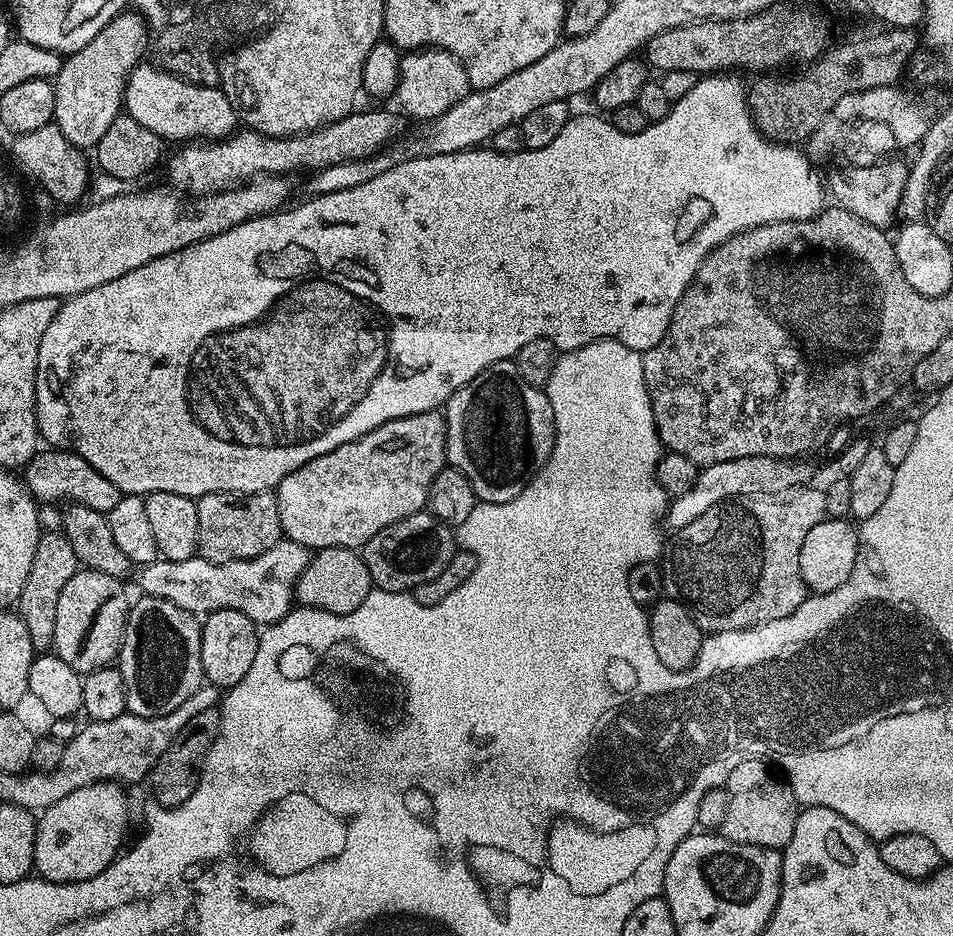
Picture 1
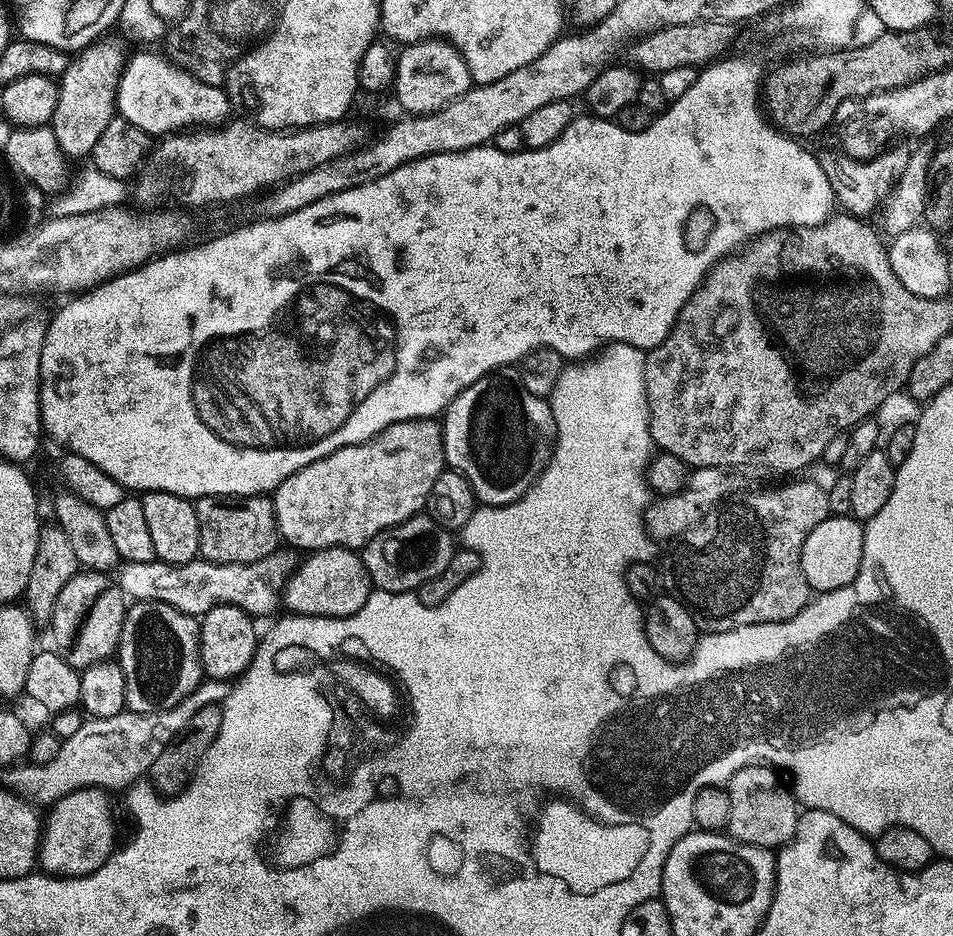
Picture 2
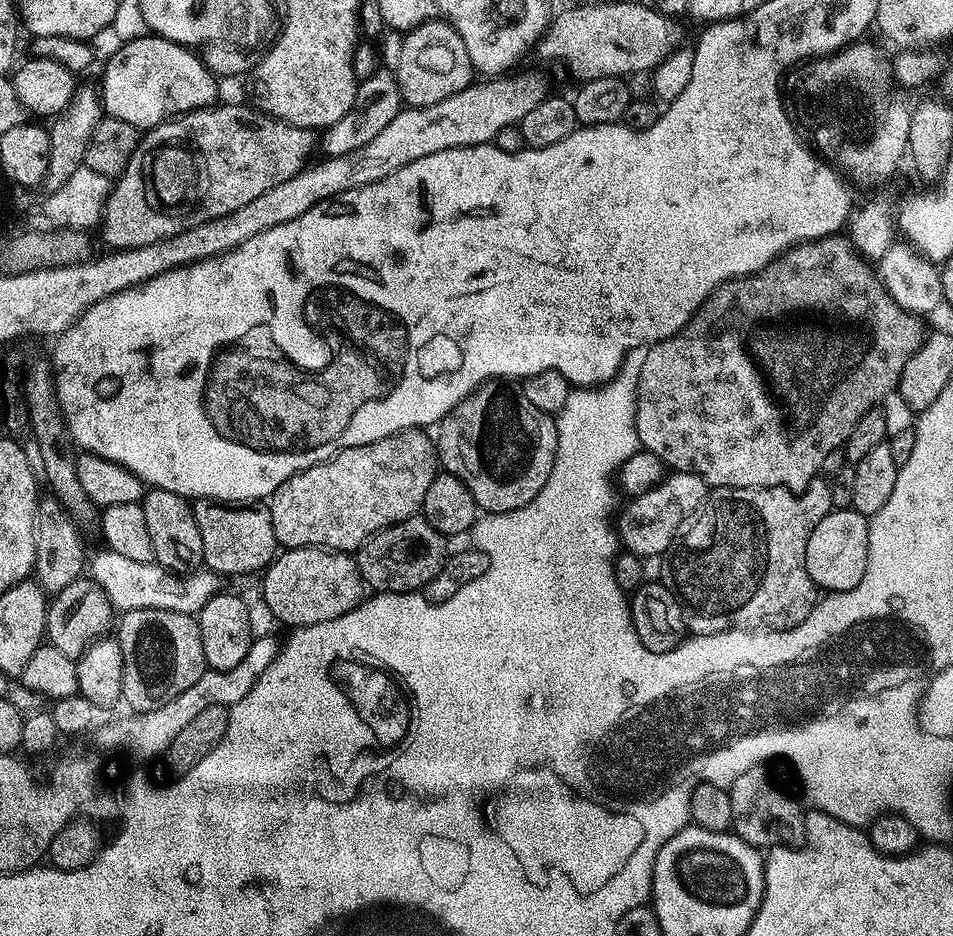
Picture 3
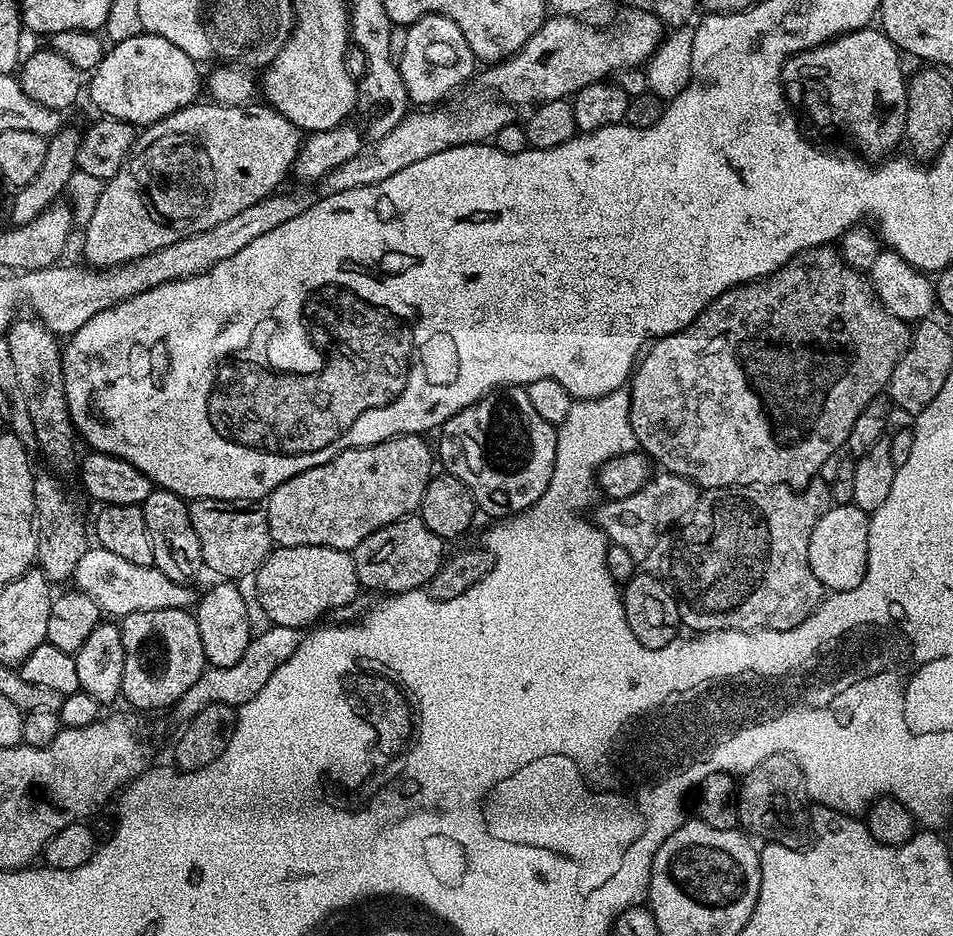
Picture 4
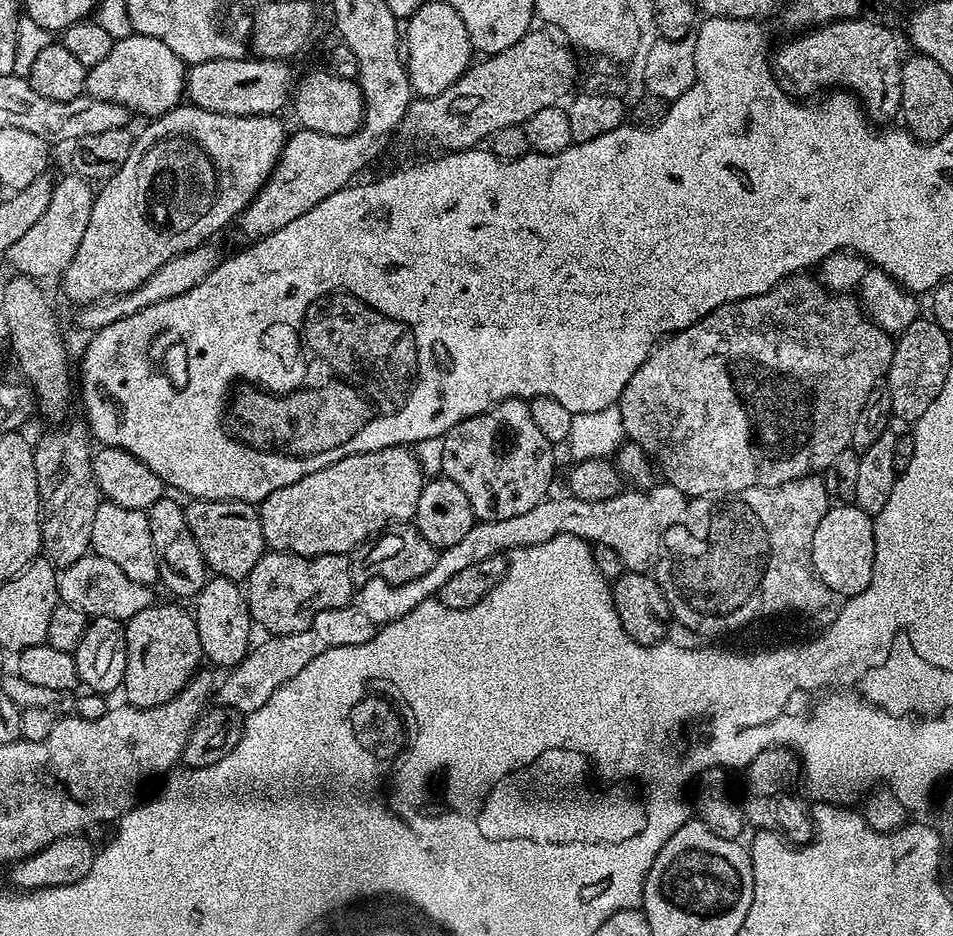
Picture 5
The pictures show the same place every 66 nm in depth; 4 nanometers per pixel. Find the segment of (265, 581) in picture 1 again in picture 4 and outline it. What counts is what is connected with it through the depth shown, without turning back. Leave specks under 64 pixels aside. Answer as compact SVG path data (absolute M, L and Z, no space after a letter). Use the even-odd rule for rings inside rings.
M99 546L89 547L79 559L72 580L79 591L94 598L103 613L110 613L114 618L123 618L142 610L188 608L193 603L193 589L189 585L171 581L155 565L138 566Z

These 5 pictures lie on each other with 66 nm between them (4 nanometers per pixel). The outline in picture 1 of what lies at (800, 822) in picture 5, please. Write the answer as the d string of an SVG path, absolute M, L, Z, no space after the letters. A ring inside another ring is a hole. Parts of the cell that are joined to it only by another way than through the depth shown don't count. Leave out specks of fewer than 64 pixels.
M763 759L747 760L738 762L738 766L730 770L726 781L730 806L726 806L722 835L725 840L735 844L782 850L794 834L798 805L792 785L779 775L776 777L774 773L768 772L767 766Z

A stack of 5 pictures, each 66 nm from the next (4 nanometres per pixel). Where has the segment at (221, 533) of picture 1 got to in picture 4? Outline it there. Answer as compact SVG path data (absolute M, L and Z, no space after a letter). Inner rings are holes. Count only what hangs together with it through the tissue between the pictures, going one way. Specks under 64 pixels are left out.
M194 500L189 503L190 522L194 522L194 534L198 534L198 542L202 546L204 567L210 573L217 572L217 577L227 578L232 582L240 582L243 576L255 577L256 572L267 562L274 551L267 511L259 503L251 500Z

